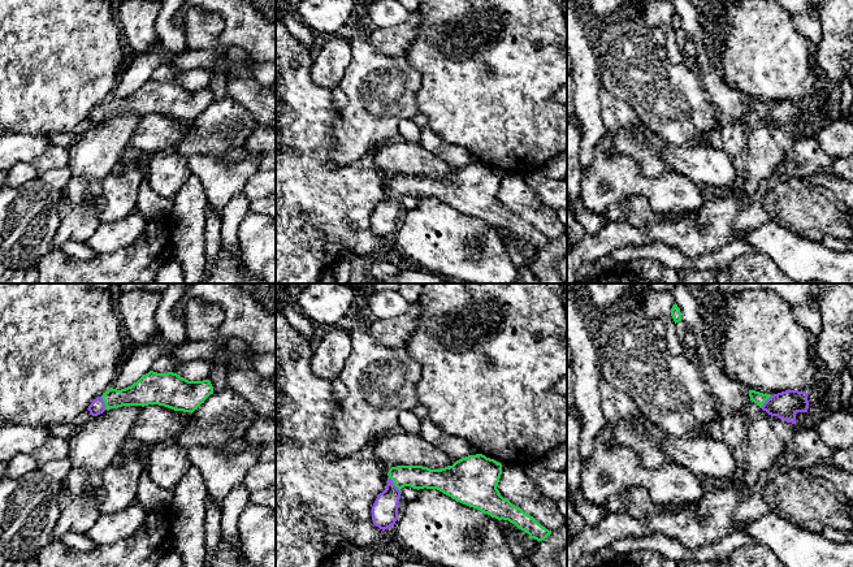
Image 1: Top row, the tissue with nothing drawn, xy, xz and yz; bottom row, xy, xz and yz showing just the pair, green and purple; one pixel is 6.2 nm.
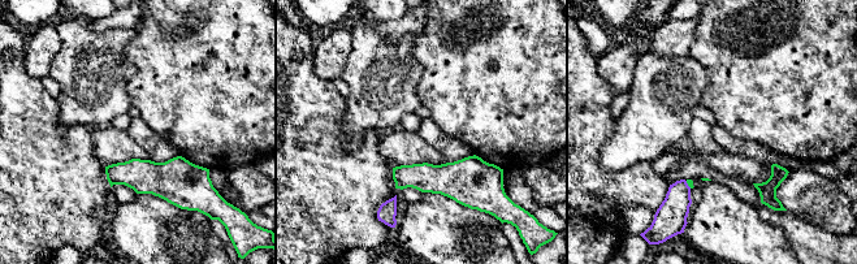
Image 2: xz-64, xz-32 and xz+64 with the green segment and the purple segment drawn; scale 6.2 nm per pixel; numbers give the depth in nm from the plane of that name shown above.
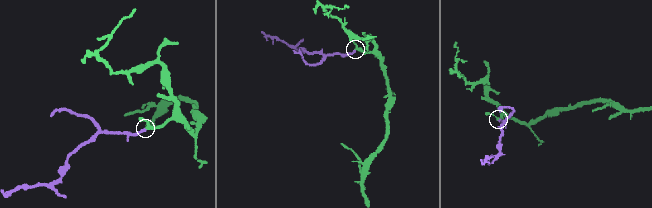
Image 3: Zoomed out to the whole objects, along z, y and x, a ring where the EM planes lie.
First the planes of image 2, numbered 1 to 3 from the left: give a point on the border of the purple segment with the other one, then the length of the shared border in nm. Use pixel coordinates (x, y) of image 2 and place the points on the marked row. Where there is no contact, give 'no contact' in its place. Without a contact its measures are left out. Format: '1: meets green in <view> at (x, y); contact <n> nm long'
1: no contact
2: no contact
3: meets green in xz+64 at (688, 185); contact 60 nm long

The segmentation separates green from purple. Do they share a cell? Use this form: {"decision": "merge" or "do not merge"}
{"decision": "merge"}

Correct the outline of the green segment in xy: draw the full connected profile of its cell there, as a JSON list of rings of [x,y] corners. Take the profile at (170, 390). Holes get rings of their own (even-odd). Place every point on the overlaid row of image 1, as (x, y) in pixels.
[[[150,371],[125,389],[108,389],[88,406],[92,416],[122,406],[159,404],[174,411],[194,412],[213,393],[209,380],[189,381],[177,373]]]

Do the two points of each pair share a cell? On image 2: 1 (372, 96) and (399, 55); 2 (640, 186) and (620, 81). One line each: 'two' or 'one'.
1: one
2: two

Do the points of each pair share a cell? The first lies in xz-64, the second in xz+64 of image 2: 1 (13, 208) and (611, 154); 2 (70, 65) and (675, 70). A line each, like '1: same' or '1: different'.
1: different
2: same

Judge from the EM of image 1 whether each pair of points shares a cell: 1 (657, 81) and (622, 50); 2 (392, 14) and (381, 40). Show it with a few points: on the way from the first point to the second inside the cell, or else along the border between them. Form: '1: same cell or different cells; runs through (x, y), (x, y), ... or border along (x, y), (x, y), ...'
1: same cell; runs through (648, 76), (631, 59)
2: different cells; border along (411, 14), (399, 24), (373, 27)

